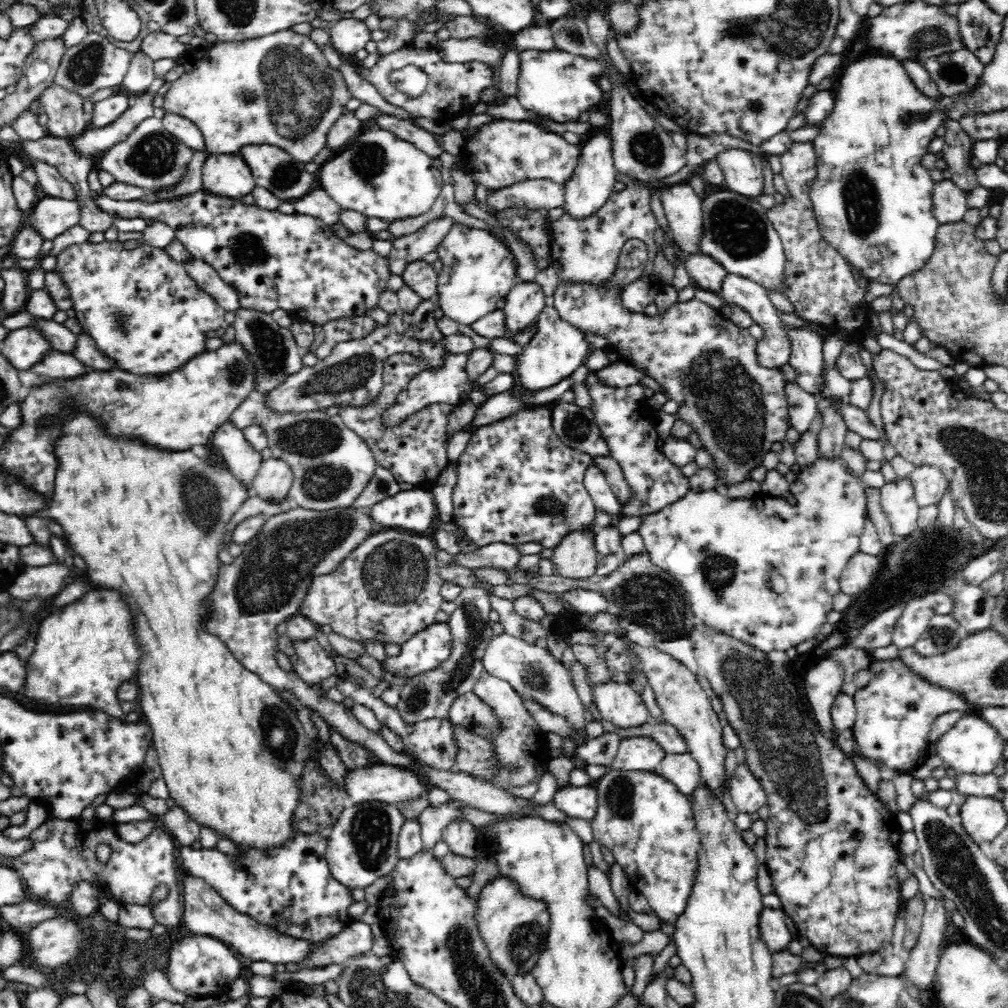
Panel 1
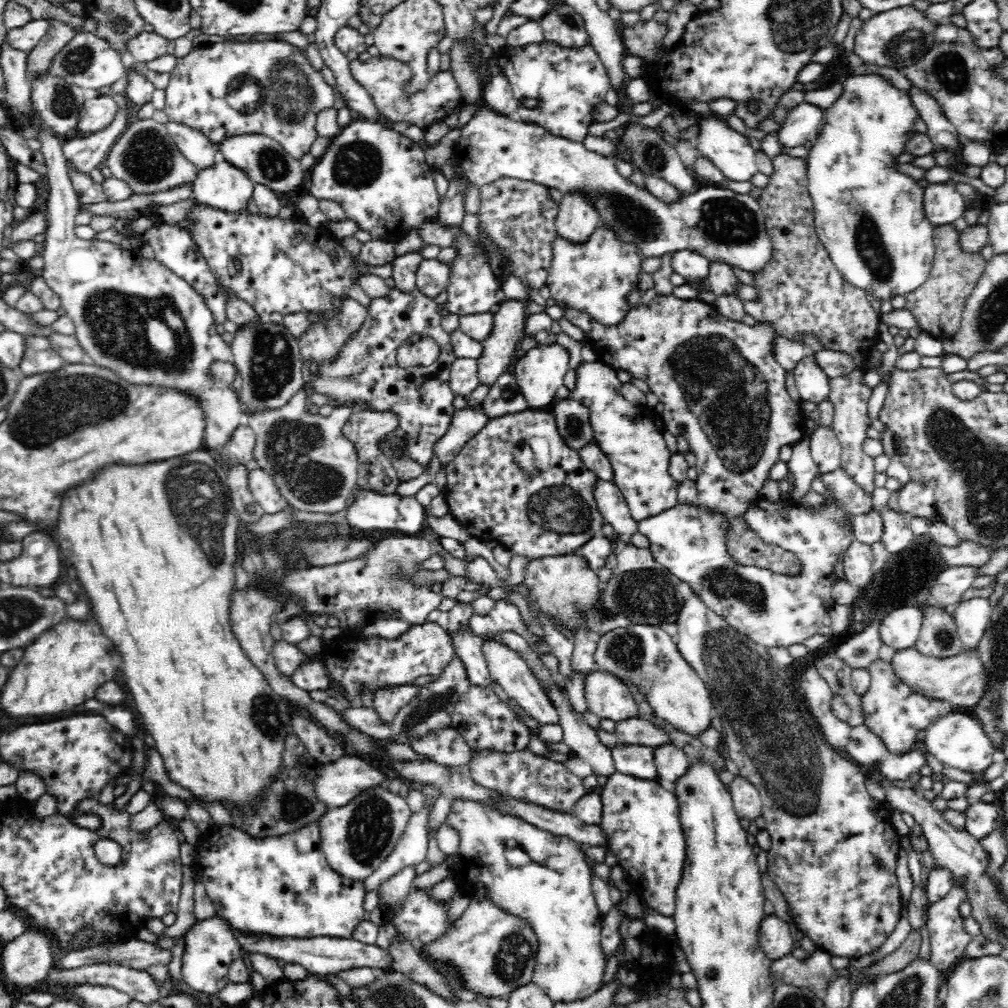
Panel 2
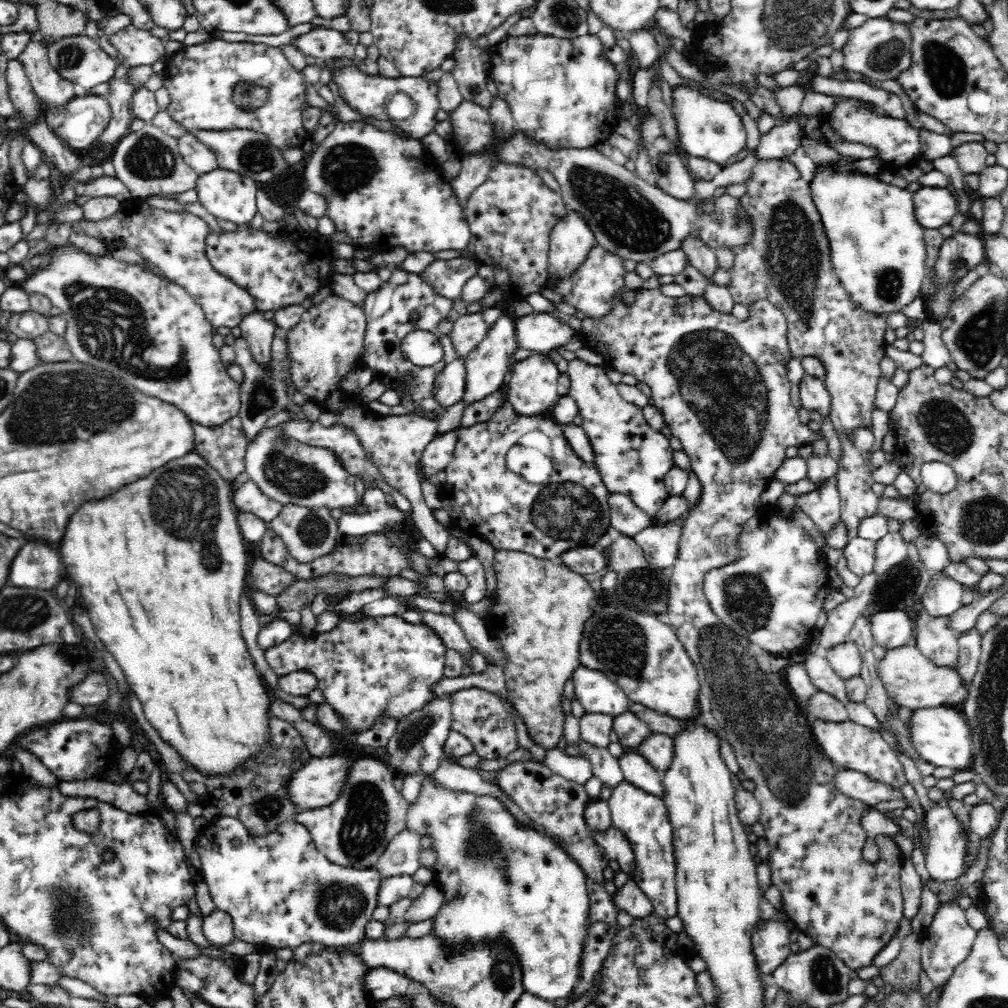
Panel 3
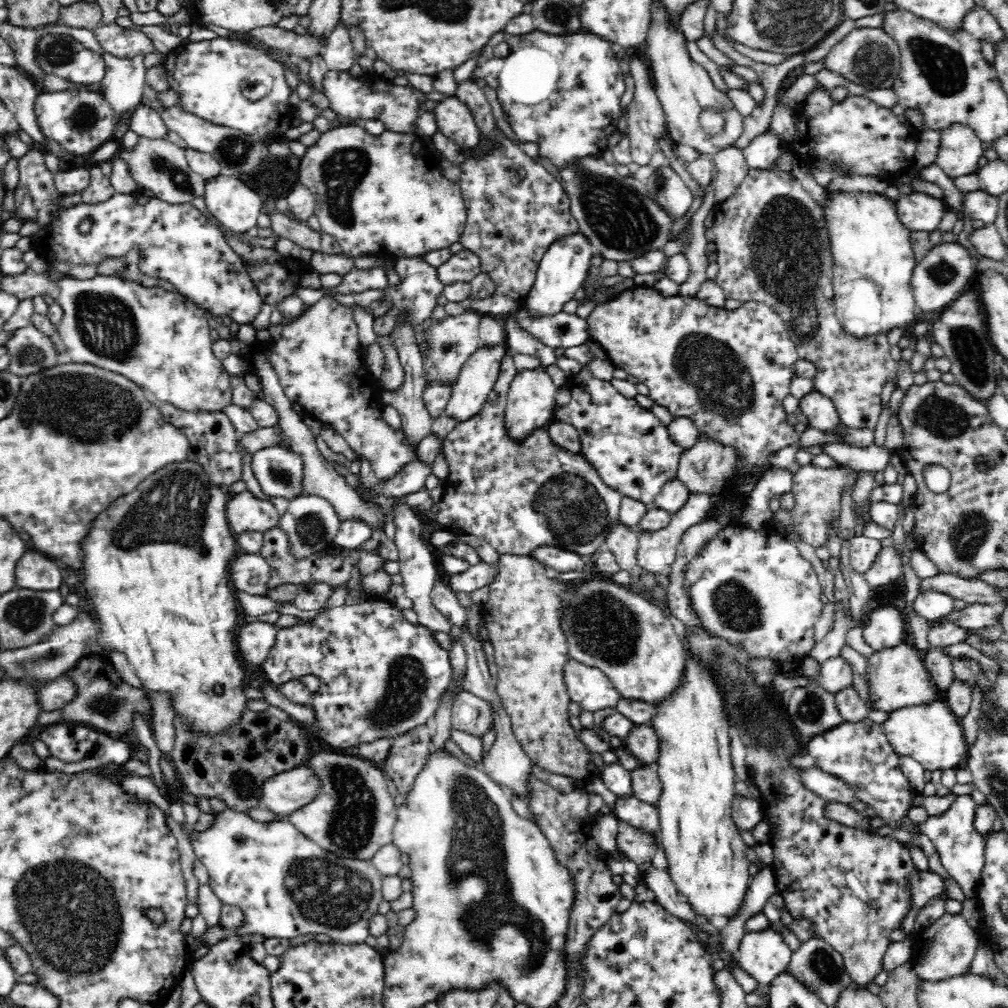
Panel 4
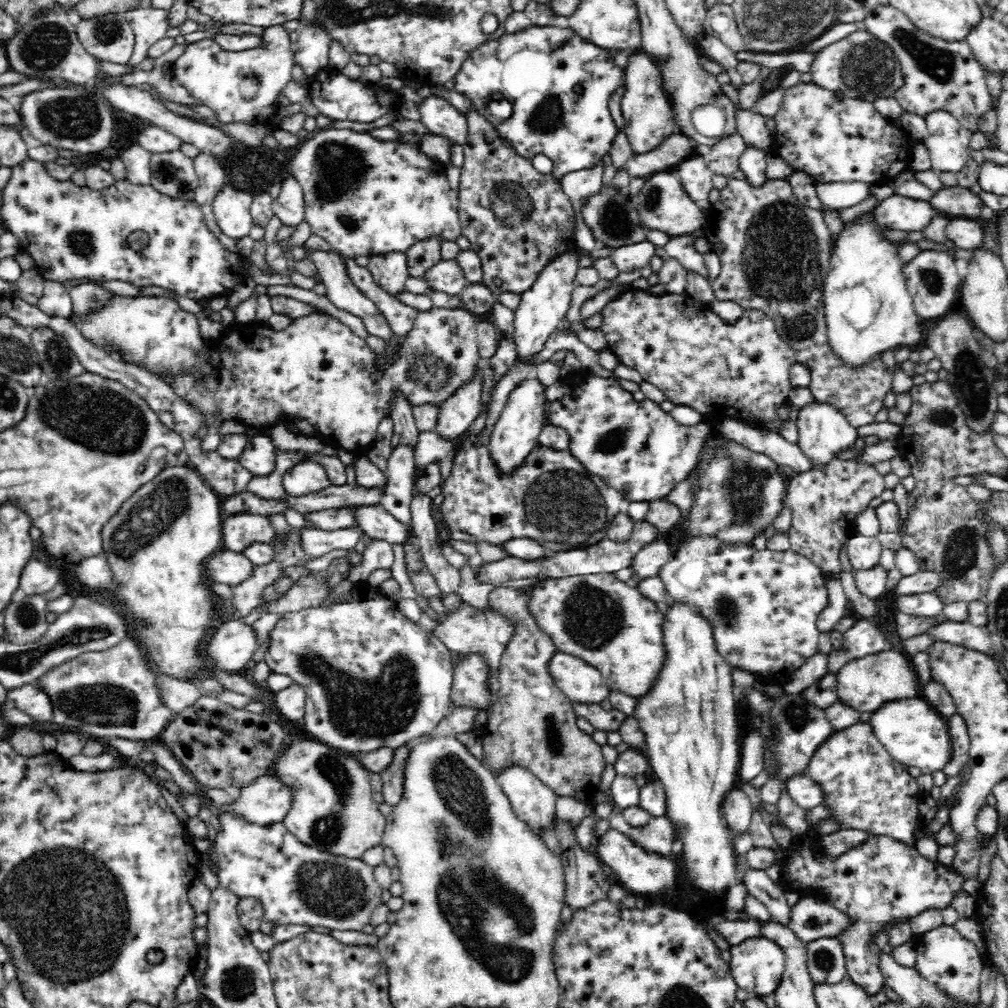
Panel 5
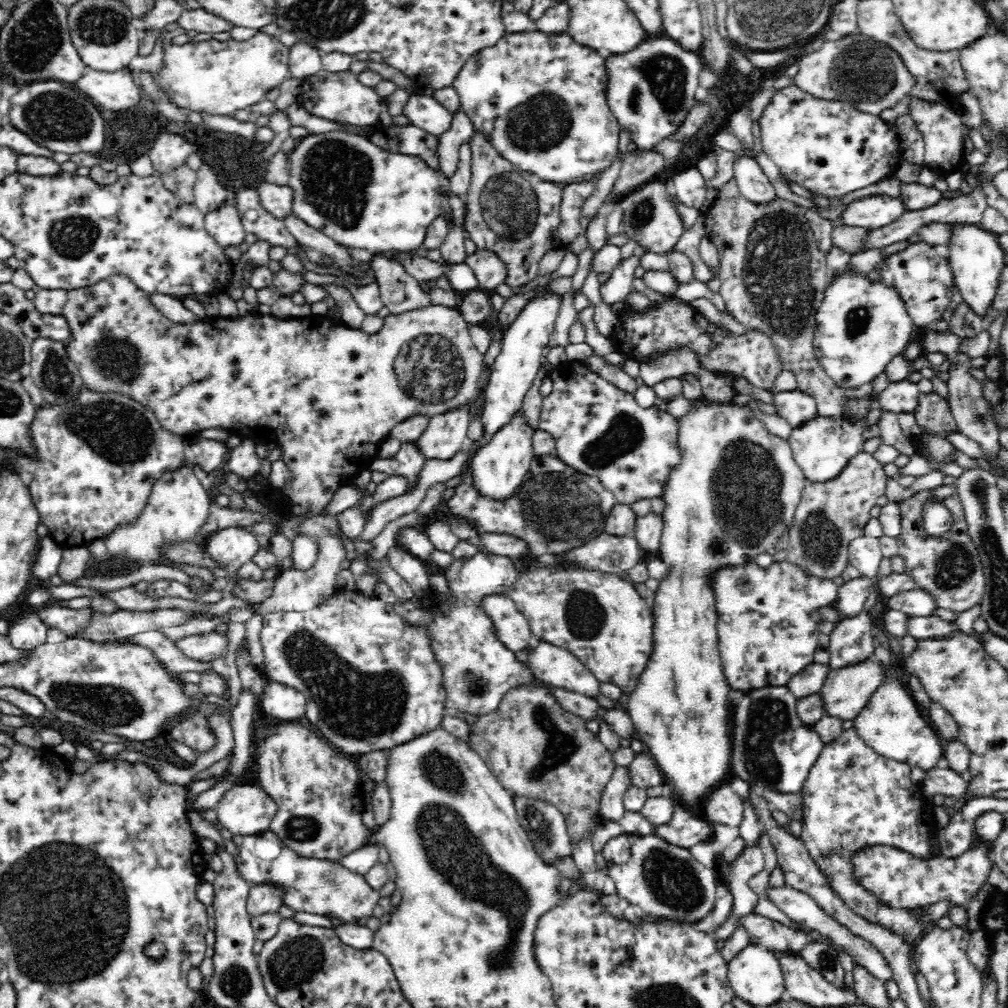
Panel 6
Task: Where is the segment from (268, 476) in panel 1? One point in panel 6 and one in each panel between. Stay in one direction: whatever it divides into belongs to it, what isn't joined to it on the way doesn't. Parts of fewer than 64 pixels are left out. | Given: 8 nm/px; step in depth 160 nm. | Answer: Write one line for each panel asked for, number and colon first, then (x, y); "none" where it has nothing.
2: (266, 495)
3: (247, 498)
4: (245, 513)
5: (238, 533)
6: (231, 548)

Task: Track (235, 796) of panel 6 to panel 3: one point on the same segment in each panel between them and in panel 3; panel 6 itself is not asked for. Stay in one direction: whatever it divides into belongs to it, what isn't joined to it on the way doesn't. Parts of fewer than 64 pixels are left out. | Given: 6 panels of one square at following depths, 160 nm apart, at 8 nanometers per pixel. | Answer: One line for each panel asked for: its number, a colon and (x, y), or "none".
3: (316, 783)
4: (282, 794)
5: (265, 802)

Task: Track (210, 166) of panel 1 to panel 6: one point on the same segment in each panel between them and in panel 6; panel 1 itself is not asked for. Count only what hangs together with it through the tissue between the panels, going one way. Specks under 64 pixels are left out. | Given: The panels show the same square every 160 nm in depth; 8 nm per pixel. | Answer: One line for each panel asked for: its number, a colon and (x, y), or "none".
2: (223, 187)
3: (227, 195)
4: (232, 203)
5: (231, 207)
6: (224, 225)

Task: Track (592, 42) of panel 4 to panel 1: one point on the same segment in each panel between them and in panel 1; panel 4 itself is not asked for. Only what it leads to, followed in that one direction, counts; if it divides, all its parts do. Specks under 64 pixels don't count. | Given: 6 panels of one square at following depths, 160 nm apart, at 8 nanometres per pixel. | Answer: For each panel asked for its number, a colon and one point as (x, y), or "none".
1: (557, 86)
2: (569, 84)
3: (561, 92)

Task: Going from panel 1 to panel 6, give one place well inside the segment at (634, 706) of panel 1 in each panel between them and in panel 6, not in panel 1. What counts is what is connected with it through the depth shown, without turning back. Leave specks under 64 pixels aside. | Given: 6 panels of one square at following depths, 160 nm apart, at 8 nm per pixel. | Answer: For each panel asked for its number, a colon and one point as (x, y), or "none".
2: (606, 696)
3: (597, 693)
4: (588, 686)
5: (580, 682)
6: (555, 665)

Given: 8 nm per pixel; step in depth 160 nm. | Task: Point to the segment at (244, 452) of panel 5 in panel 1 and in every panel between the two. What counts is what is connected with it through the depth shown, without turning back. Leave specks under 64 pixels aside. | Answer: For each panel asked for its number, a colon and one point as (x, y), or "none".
1: (330, 464)
2: (313, 466)
3: (286, 471)
4: (278, 470)

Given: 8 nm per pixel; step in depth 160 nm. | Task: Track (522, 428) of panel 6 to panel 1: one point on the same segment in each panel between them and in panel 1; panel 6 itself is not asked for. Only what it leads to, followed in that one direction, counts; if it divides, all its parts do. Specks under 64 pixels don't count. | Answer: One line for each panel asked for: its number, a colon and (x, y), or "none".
1: (558, 348)
2: (540, 372)
3: (532, 387)
4: (531, 403)
5: (515, 436)

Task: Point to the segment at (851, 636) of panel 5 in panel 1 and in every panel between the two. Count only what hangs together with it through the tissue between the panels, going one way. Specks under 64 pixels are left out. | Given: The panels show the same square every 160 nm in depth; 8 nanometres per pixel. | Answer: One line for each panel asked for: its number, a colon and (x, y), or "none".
1: (915, 616)
2: (899, 629)
3: (890, 628)
4: (887, 627)

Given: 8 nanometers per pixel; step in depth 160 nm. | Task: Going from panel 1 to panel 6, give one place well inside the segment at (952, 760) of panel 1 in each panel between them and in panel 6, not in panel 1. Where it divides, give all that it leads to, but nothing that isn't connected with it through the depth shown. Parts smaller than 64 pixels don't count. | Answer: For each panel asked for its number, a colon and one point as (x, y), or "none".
2: (956, 740)
3: (940, 735)
4: (929, 733)
5: (912, 732)
6: (891, 723)

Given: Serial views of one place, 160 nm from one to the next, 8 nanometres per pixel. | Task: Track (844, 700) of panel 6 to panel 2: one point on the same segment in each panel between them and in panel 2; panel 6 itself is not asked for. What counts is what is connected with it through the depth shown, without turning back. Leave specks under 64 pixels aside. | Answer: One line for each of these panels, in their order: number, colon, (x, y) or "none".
2: (959, 680)
3: (909, 679)
4: (896, 676)
5: (863, 684)

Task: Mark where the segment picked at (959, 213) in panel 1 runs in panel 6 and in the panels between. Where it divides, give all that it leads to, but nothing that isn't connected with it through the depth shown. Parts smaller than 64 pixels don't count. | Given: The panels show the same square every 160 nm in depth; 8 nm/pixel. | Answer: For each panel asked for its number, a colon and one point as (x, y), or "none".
2: (942, 203)
3: (933, 207)
4: (916, 212)
5: (896, 212)
6: (871, 212)

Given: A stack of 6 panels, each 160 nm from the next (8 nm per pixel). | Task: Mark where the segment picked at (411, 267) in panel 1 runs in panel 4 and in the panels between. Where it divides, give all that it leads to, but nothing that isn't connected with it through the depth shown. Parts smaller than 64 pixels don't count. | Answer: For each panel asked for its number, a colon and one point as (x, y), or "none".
2: (433, 277)
3: (447, 277)
4: (464, 266)

